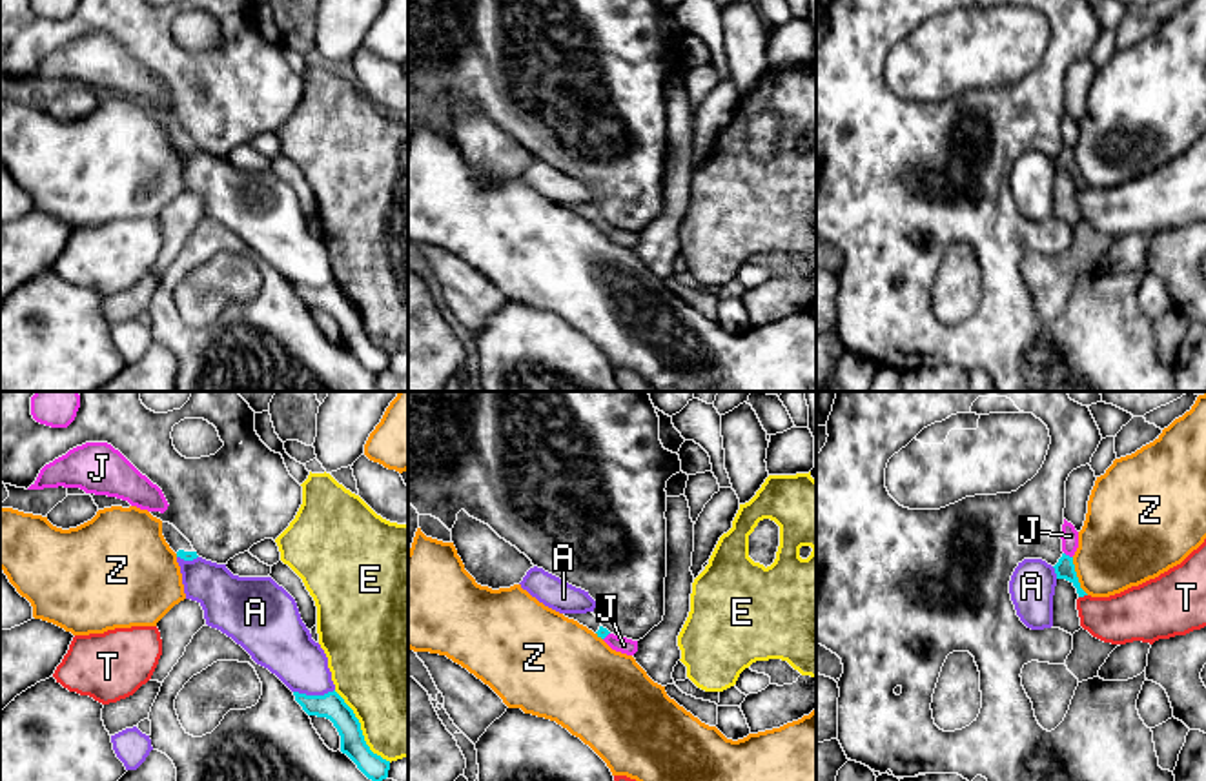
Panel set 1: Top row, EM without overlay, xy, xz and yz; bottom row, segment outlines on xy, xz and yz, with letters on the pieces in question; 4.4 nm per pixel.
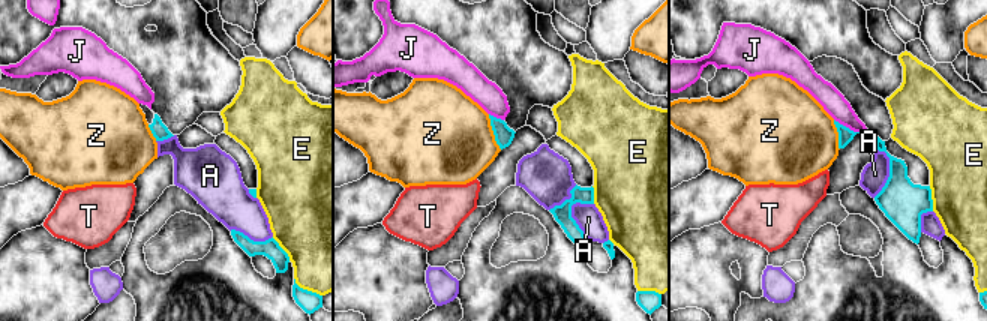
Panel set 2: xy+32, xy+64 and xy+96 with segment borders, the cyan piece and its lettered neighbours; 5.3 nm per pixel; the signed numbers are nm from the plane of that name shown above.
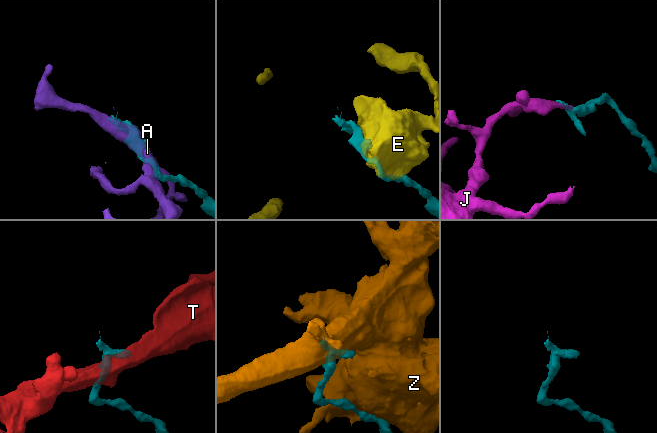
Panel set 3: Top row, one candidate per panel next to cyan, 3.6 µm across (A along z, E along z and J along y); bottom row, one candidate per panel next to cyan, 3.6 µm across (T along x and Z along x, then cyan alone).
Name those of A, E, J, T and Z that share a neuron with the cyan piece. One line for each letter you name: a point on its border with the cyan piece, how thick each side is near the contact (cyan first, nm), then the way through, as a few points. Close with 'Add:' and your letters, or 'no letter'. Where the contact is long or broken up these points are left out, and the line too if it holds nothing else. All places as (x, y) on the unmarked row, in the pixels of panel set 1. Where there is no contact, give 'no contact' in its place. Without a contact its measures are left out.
J: yz (1068, 148) | 90/80 nm | across yz (1064, 161), (1068, 148), (1070, 128)
Add: J

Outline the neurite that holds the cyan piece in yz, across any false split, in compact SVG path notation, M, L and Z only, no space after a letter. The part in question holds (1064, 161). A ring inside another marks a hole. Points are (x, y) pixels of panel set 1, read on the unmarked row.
M1064 111L1064 117L1062 117L1060 131L1062 131L1062 144L1064 146L1058 151L1058 155L1053 158L1055 166L1057 166L1057 171L1069 173L1077 180L1078 189L1084 189L1088 186L1080 180L1080 175L1078 175L1078 169L1077 169L1077 164L1075 164L1075 157L1073 157L1073 147L1078 140L1078 124L1066 111Z

